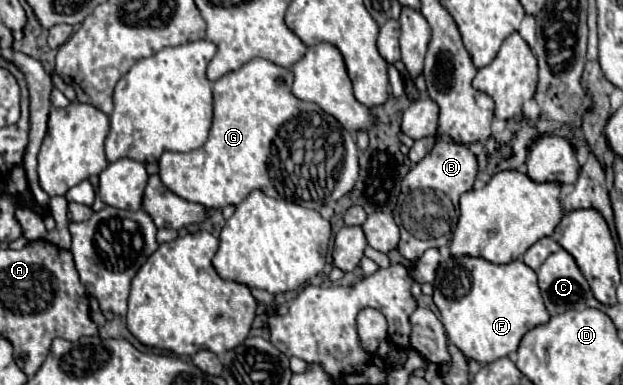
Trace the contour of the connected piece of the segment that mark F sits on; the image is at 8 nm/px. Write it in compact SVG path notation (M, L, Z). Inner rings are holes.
M442 256L436 272L436 280L434 280L434 304L440 312L448 340L468 360L476 360L478 364L488 364L508 356L510 352L516 352L522 336L528 330L542 326L550 320L538 290L536 272L528 268L522 260L514 260L510 264L498 266L492 262L486 262L484 258L444 258Z

